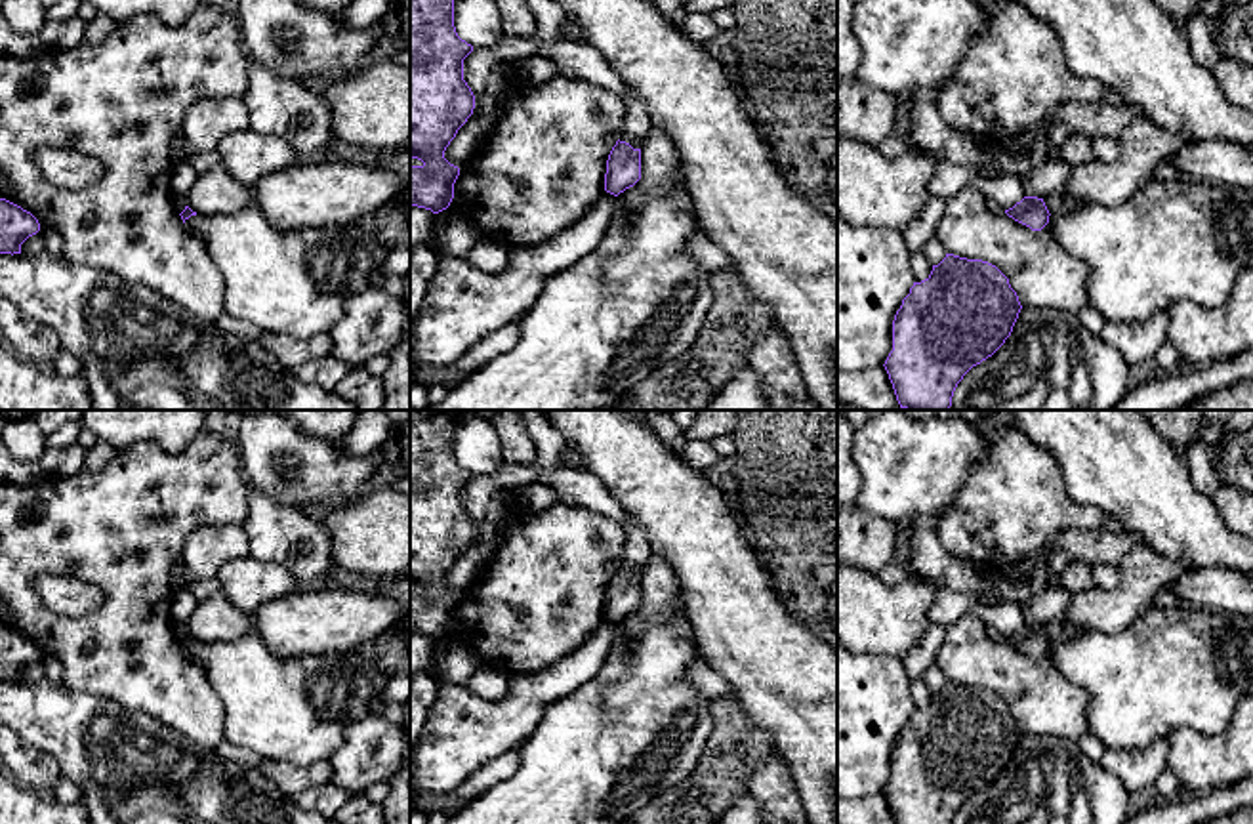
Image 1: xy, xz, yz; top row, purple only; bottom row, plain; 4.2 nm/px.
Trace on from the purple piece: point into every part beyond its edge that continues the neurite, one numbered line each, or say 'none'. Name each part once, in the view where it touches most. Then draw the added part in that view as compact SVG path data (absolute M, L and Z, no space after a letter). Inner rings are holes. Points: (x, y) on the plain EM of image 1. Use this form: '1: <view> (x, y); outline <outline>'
none

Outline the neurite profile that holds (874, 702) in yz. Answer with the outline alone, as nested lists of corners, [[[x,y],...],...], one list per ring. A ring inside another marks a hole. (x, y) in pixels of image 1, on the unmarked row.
[[[837,643],[837,799],[885,792],[893,778],[893,748],[914,713],[904,658],[852,654]]]

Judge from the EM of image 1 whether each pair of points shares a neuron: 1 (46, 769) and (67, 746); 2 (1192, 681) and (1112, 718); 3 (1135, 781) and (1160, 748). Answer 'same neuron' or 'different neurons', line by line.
1: different neurons
2: same neuron
3: same neuron

